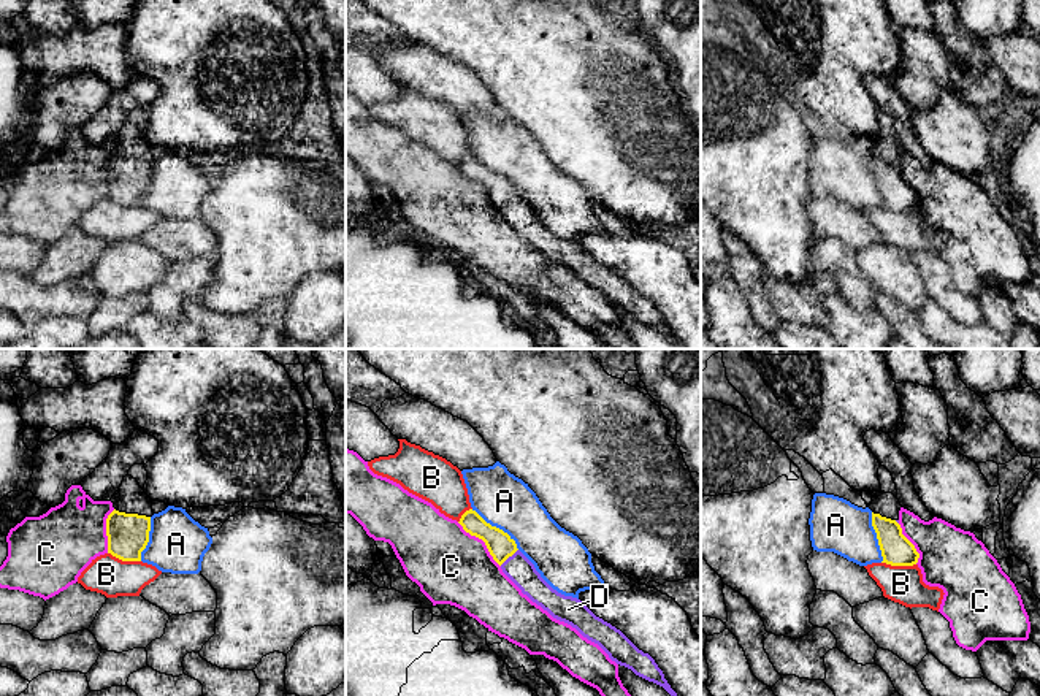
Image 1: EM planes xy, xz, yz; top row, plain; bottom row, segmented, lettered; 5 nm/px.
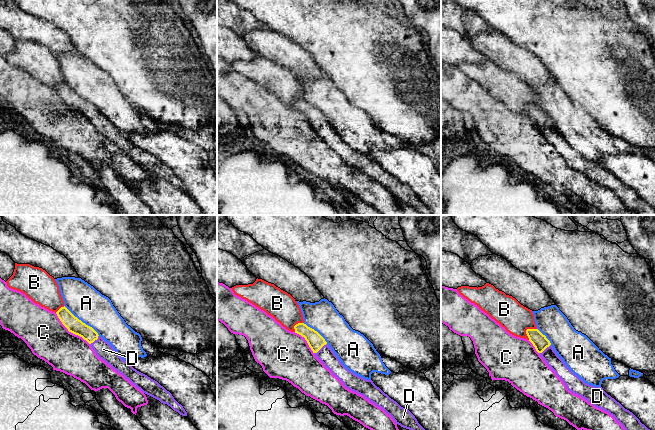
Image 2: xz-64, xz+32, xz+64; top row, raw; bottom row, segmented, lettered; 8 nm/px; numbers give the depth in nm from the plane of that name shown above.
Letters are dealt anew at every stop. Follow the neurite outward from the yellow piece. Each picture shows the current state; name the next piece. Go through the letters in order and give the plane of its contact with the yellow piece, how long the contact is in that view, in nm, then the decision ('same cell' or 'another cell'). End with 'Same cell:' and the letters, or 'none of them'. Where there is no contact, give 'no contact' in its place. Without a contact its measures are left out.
A: contact in xz; length 320 nm; another cell
B: contact in yz; length 180 nm; another cell
C: contact in xz; length 320 nm; another cell
D: contact in xz; length 130 nm; same cell
Same cell: D

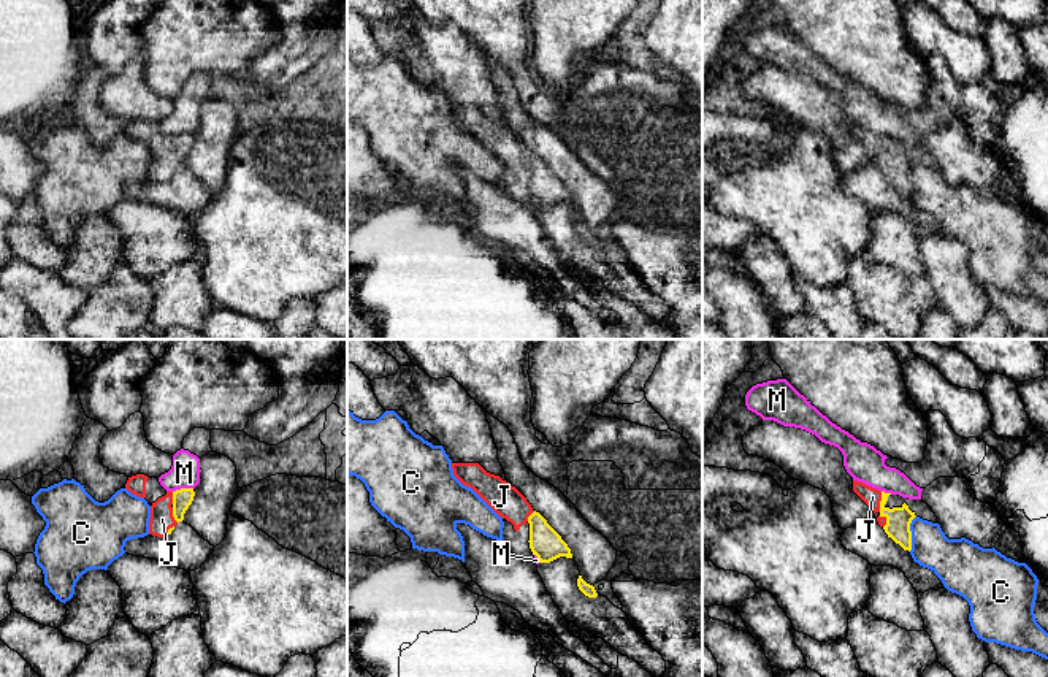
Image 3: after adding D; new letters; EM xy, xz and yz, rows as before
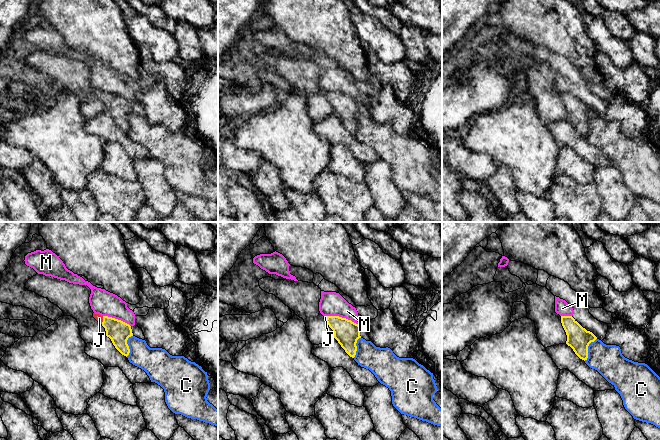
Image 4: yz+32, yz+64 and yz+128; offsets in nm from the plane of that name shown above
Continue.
C: contact in yz; length 190 nm; another cell
J: contact in yz; length 110 nm; same cell
M: contact in xy; length 110 nm; another cell
Same cell: J

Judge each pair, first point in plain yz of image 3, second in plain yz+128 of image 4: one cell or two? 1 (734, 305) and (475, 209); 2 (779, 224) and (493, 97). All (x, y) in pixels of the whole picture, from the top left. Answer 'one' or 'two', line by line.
1: one
2: two

